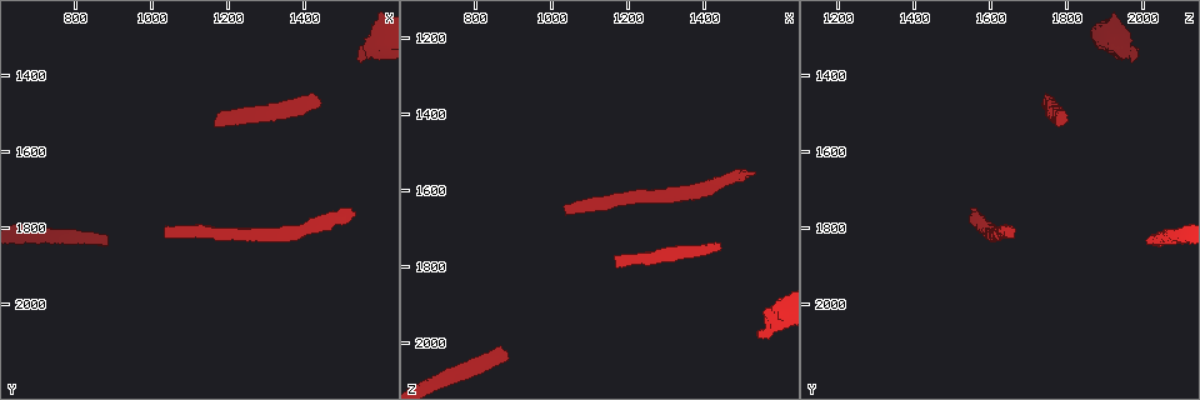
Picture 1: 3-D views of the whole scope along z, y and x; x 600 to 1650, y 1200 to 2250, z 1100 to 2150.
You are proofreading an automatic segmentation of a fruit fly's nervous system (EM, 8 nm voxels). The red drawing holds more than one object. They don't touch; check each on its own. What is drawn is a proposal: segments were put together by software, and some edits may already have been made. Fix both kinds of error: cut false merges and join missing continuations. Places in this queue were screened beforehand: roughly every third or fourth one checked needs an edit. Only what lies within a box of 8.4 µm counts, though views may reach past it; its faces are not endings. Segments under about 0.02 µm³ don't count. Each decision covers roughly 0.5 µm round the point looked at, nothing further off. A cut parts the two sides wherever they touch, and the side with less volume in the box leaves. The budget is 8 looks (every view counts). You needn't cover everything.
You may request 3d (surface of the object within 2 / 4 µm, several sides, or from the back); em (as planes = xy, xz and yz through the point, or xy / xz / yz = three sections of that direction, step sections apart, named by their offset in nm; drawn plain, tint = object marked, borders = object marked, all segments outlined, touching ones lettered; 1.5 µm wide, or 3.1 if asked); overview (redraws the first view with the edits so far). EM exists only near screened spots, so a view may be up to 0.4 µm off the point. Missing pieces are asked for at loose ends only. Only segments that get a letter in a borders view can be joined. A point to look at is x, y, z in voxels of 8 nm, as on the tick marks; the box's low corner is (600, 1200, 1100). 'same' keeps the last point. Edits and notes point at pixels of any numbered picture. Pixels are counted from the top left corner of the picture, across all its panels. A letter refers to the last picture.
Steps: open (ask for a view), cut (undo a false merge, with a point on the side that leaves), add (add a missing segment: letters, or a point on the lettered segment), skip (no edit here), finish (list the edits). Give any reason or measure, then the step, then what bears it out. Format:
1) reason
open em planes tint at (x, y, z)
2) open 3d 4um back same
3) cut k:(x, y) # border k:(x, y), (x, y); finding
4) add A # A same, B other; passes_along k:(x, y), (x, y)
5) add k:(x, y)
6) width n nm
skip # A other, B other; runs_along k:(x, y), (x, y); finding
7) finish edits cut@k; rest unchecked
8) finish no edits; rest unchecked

open 3d 2um at (1530, 1765, 1560)

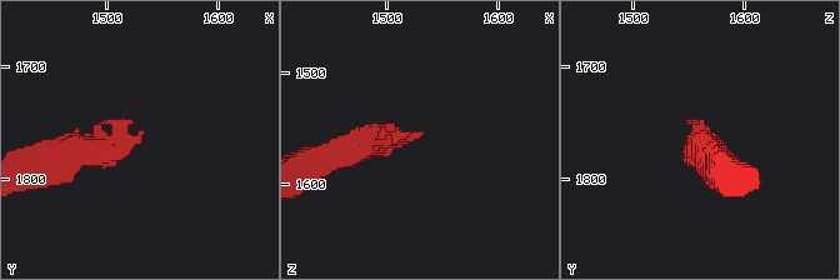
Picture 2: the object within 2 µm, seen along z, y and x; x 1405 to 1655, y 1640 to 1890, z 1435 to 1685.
open em planes borders at (1532, 1762, 1552)

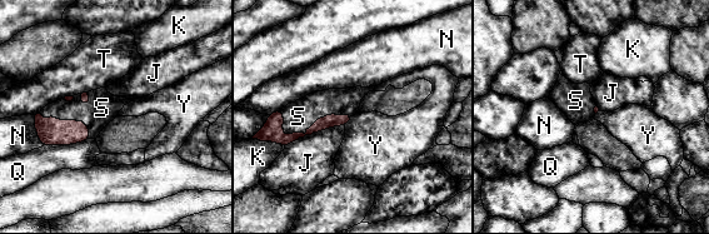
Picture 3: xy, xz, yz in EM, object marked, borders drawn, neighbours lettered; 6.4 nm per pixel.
longest_contact S 480 nm
add S # J other, K other, N other, Q other, S same, T other, Y other; it goes on there

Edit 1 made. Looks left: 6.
long arm stops here
open 3d 4um at (880, 1845, 2030)

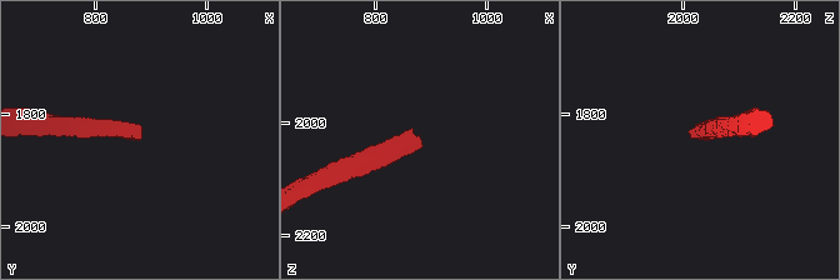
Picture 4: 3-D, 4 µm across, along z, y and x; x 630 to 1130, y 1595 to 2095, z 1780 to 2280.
open em planes tint at (880, 1835, 2030)

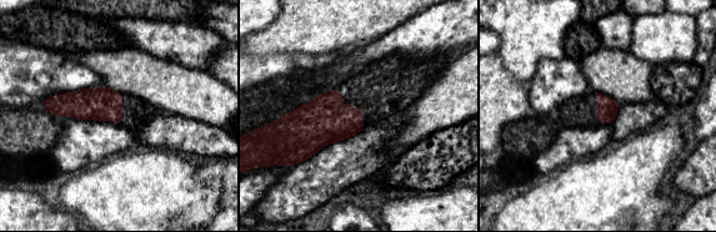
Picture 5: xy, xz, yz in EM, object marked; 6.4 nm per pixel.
open em planes borders same

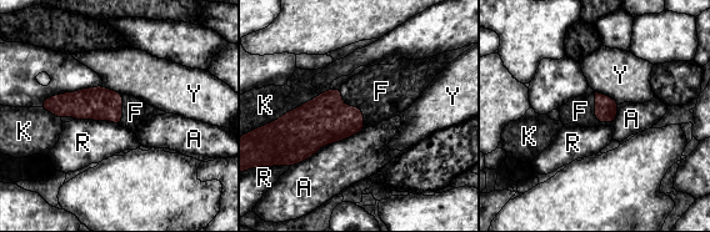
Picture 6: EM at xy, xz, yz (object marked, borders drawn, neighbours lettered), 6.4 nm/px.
width 140 nm
add F # A other, F same, K other, R other, Y other; passes_along 6:(324, 120), (354, 107), (381, 91); it goes on there

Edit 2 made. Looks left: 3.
an open end
open 3d 4um at (1035, 1815, 1635)

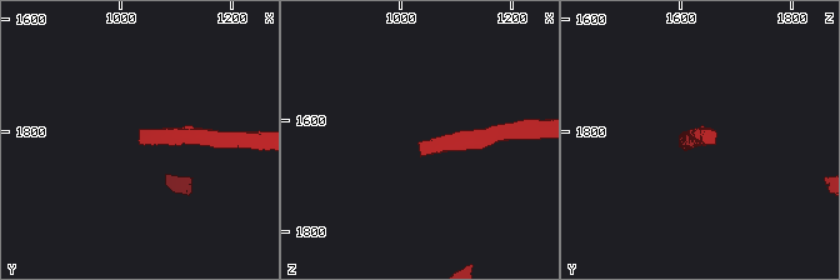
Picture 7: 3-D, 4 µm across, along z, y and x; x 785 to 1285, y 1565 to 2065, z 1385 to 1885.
open em planes plain at (1035, 1820, 1640)

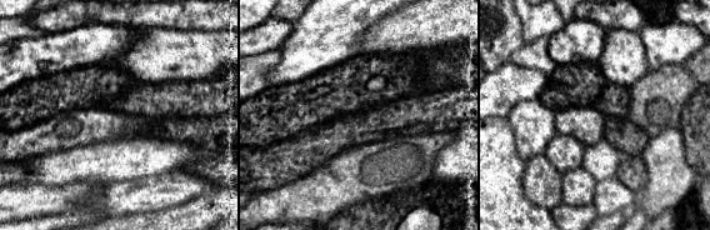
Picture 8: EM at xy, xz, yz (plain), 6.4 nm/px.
open em planes borders same

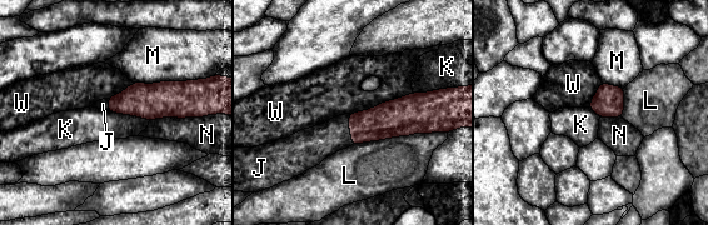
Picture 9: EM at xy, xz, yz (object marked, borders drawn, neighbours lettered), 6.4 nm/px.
width 190 nm
add J # J same, K other, L other, M other, N other, W other; passes_along 9:(385, 120), (349, 129), (314, 144); it goes on there

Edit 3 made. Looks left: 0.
finish edits add@3, add@6, add@9; rest unchecked

